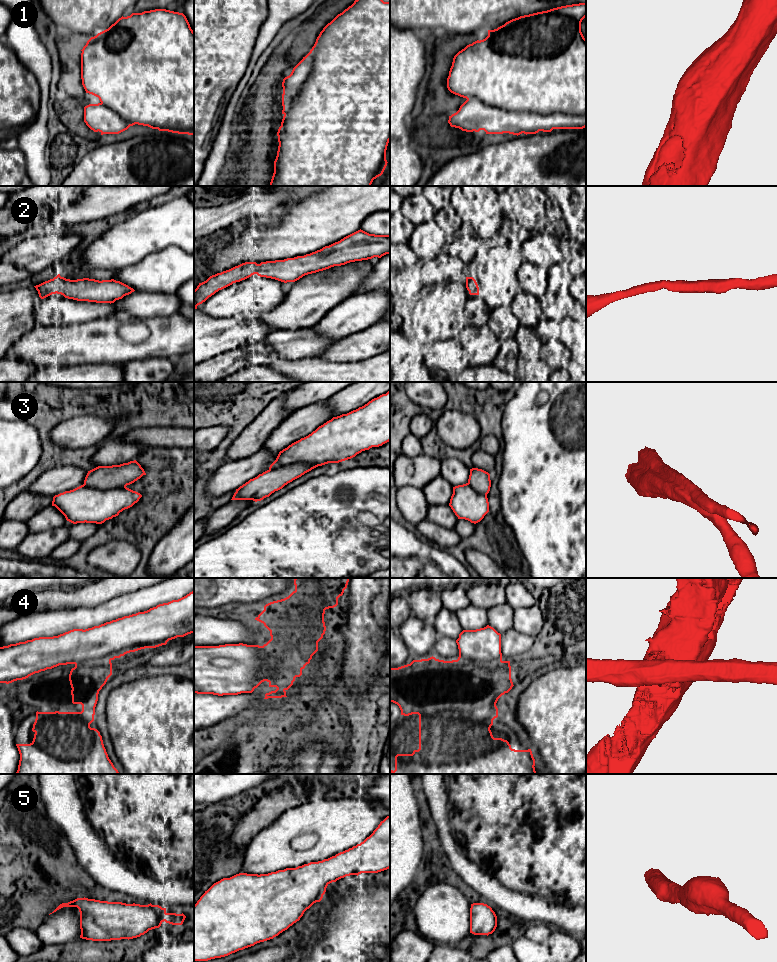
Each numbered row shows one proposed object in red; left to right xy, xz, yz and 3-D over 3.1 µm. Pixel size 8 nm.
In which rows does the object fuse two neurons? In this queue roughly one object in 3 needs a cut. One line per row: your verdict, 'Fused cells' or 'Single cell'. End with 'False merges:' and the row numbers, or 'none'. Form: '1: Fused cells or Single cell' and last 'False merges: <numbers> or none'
1: Fused cells
2: Single cell
3: Fused cells
4: Fused cells
5: Single cell
False merges: 1, 3, 4

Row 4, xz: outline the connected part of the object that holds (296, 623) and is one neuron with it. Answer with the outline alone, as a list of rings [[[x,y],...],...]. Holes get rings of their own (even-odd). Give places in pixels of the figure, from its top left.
[[[295,578],[295,590],[286,598],[270,602],[255,620],[270,631],[271,639],[264,644],[279,662],[286,659],[293,665],[292,675],[300,677],[302,670],[318,651],[318,642],[326,631],[325,610],[338,605],[338,598],[347,588],[349,578]]]

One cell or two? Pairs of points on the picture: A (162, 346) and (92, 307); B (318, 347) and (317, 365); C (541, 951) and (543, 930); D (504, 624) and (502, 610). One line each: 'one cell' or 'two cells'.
A: two cells
B: two cells
C: two cells
D: one cell

